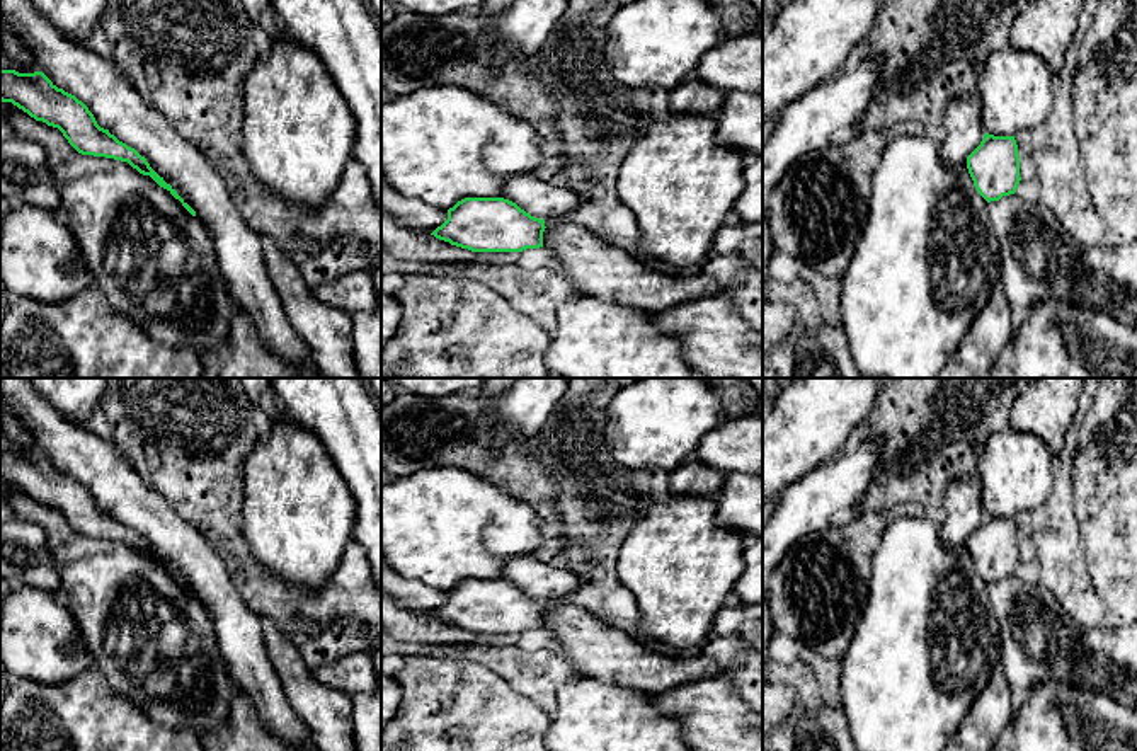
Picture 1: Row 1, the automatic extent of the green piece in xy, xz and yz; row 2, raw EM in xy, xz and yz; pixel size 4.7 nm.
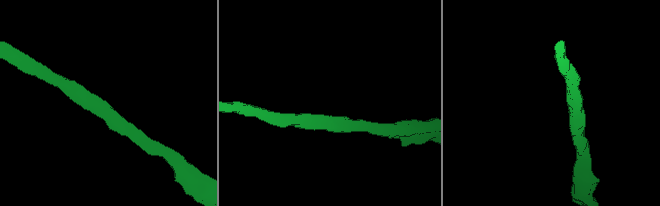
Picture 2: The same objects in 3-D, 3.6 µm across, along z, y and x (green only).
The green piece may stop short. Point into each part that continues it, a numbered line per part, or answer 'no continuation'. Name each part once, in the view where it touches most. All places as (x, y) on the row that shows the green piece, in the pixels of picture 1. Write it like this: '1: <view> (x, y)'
no continuation

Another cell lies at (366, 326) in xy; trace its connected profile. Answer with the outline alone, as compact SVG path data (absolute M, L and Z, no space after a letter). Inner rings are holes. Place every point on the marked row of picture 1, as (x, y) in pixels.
M352 313L354 363L361 378L381 378L381 315Z

